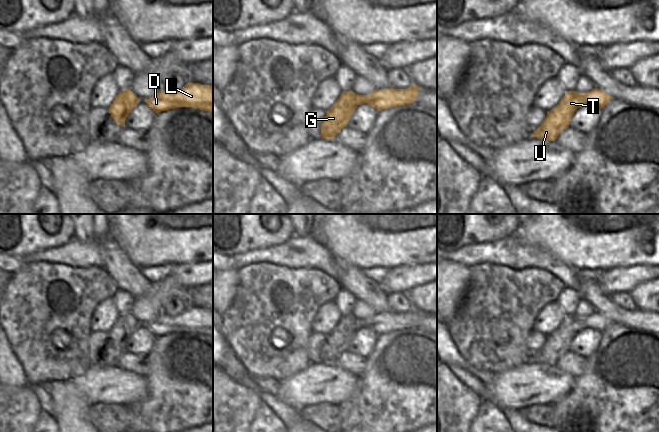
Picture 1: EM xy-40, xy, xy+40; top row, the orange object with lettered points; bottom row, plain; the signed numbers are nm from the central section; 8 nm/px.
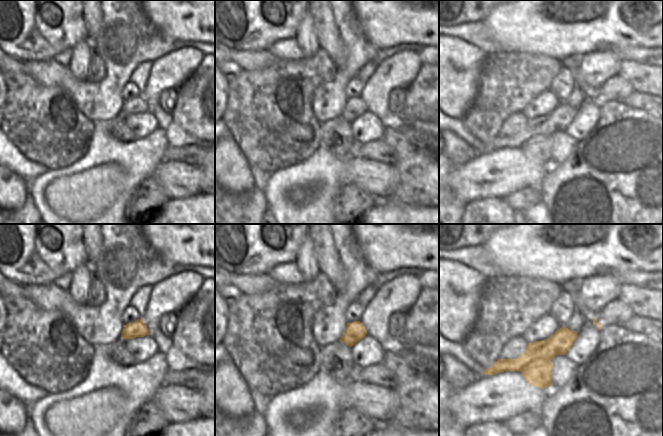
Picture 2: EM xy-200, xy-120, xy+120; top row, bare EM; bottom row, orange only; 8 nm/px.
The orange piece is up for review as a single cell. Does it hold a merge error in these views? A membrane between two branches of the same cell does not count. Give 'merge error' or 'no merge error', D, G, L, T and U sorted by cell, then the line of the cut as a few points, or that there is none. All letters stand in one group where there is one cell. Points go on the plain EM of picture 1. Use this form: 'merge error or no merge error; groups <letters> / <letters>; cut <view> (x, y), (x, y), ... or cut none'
merge error; groups D L / G T U; cut xy+40 (587, 317), (580, 323), (580, 329)

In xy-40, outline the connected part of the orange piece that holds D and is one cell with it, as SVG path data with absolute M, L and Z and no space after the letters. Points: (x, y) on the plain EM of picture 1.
M187 307L176 317L162 313L145 326L155 337L178 331L192 331L211 337L213 335L213 311L200 307Z

